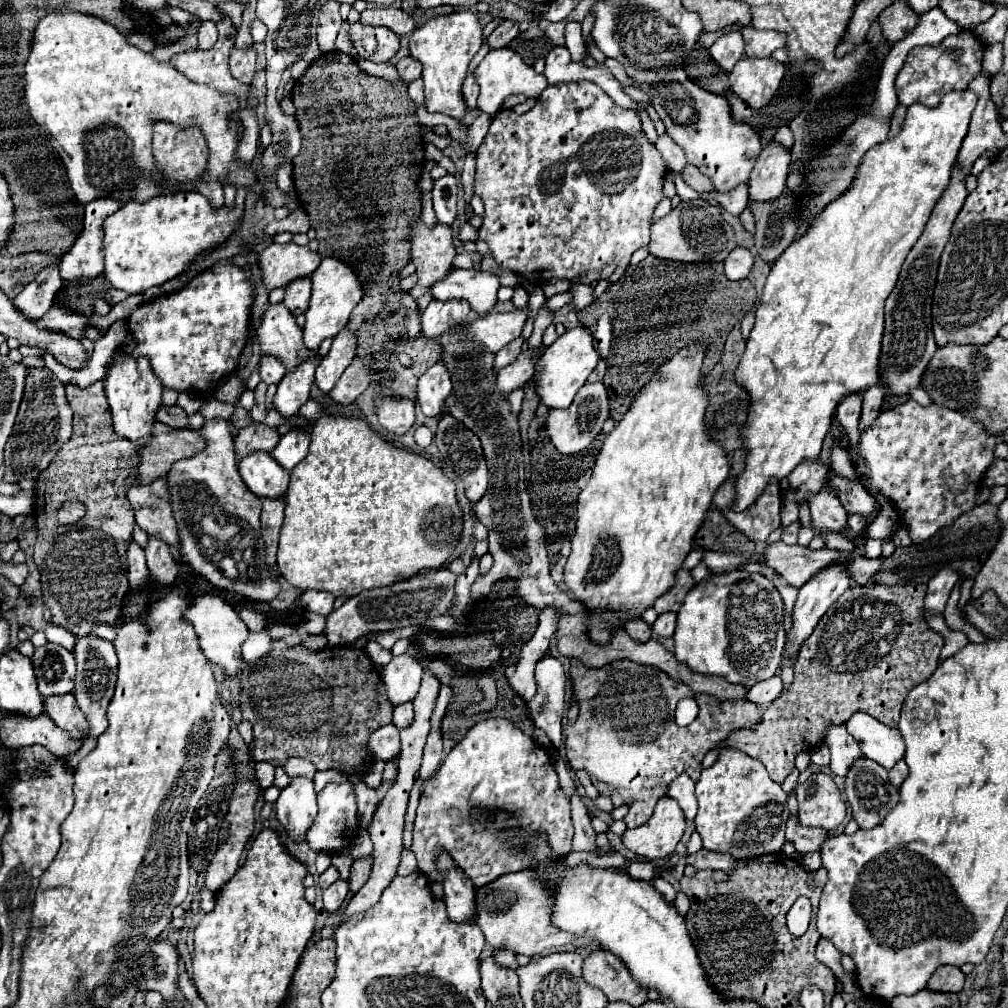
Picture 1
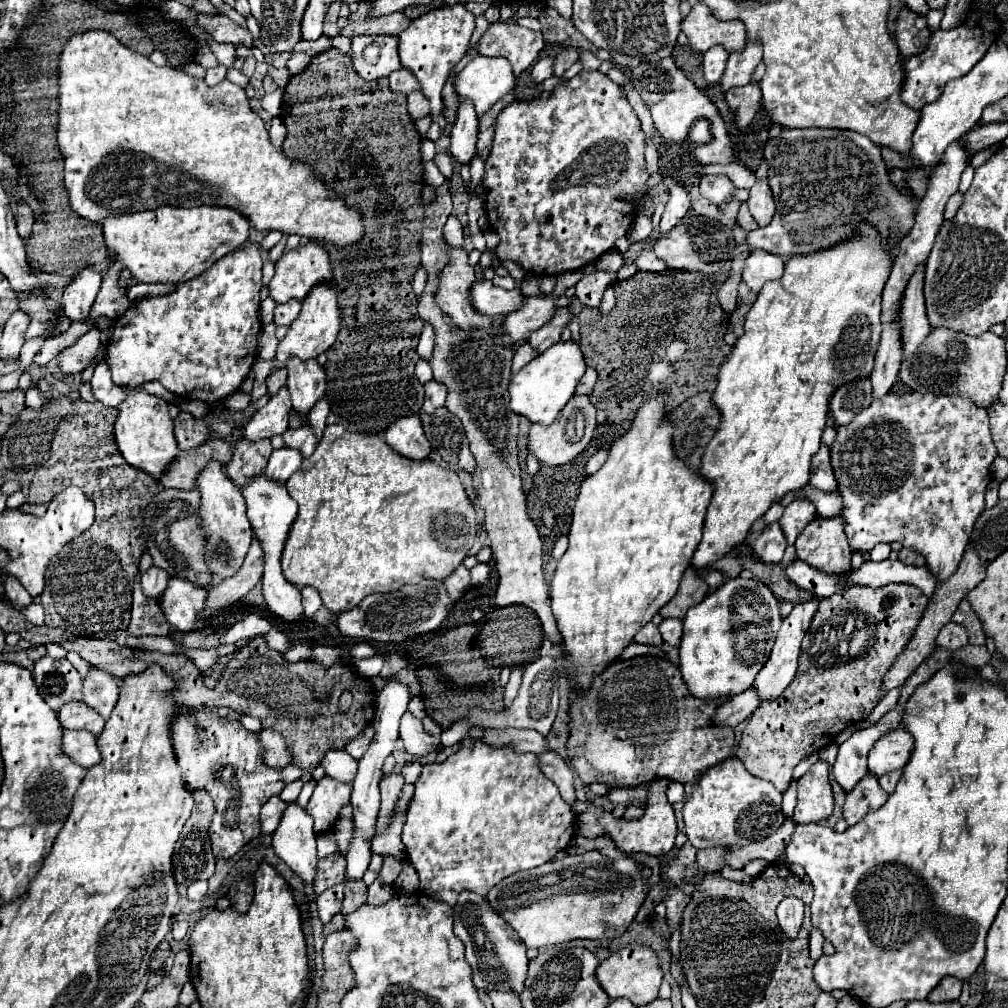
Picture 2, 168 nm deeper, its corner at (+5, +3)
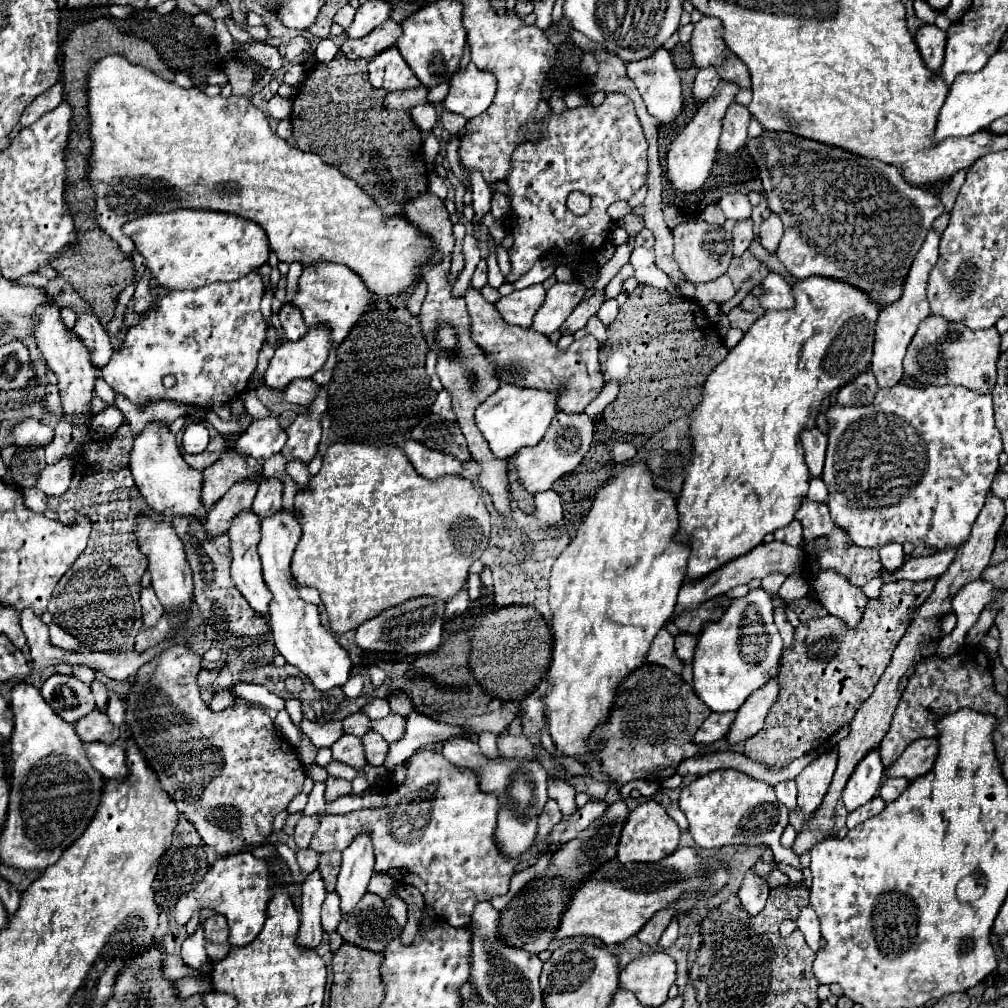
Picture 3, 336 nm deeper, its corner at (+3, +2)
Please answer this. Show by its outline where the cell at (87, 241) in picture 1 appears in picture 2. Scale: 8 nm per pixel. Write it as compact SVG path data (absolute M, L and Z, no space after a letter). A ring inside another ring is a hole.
M82 268L70 278L62 294L64 314L70 320L86 320L88 310L98 296L100 282L102 282L102 276L96 268Z

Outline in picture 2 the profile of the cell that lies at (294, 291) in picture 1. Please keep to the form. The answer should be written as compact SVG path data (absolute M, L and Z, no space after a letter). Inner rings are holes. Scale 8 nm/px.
M288 300L286 304L278 304L276 310L274 310L274 322L280 326L280 324L286 324L290 326L296 316L300 312L300 302L298 300Z

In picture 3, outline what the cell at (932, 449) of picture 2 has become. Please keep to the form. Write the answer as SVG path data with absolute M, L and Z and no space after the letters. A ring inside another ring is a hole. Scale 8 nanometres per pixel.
M896 383L894 387L888 389L878 389L876 397L870 405L866 407L844 407L840 403L834 403L826 411L828 419L828 449L826 449L826 461L824 461L824 471L822 471L822 481L828 485L828 509L834 525L838 525L842 531L846 531L848 541L856 547L872 547L880 549L882 545L888 543L926 543L936 547L938 551L944 549L958 549L970 535L972 525L978 517L978 513L984 507L986 493L990 491L990 485L998 473L998 455L1002 453L1002 439L1000 431L994 425L994 409L992 409L992 395L980 395L964 387L954 387L954 385L944 385L944 387L910 387L906 383Z

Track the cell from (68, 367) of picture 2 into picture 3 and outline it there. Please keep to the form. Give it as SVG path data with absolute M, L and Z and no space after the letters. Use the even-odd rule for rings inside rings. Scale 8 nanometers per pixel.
M46 305L38 311L40 325L38 325L34 337L36 337L38 349L42 351L42 355L46 359L46 365L58 377L58 391L60 391L62 413L64 413L66 421L72 427L90 427L92 419L94 419L94 413L92 413L90 405L92 405L96 367L90 363L90 353L84 347L84 343L74 333L66 331L66 327L60 321L60 313L56 309L58 309L56 305Z

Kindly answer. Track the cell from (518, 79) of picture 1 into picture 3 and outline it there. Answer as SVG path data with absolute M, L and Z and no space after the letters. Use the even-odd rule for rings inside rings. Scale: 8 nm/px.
M468 63L468 67L458 69L452 75L448 87L450 89L442 105L450 113L458 113L466 119L474 119L492 105L496 93L496 77Z

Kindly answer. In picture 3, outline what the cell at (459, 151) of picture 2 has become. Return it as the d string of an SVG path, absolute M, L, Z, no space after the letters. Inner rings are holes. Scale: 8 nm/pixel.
M478 171L470 173L472 179L472 207L474 207L474 221L472 225L478 227L484 219L484 215L490 211L490 201L492 201L492 189L488 189L486 181Z

